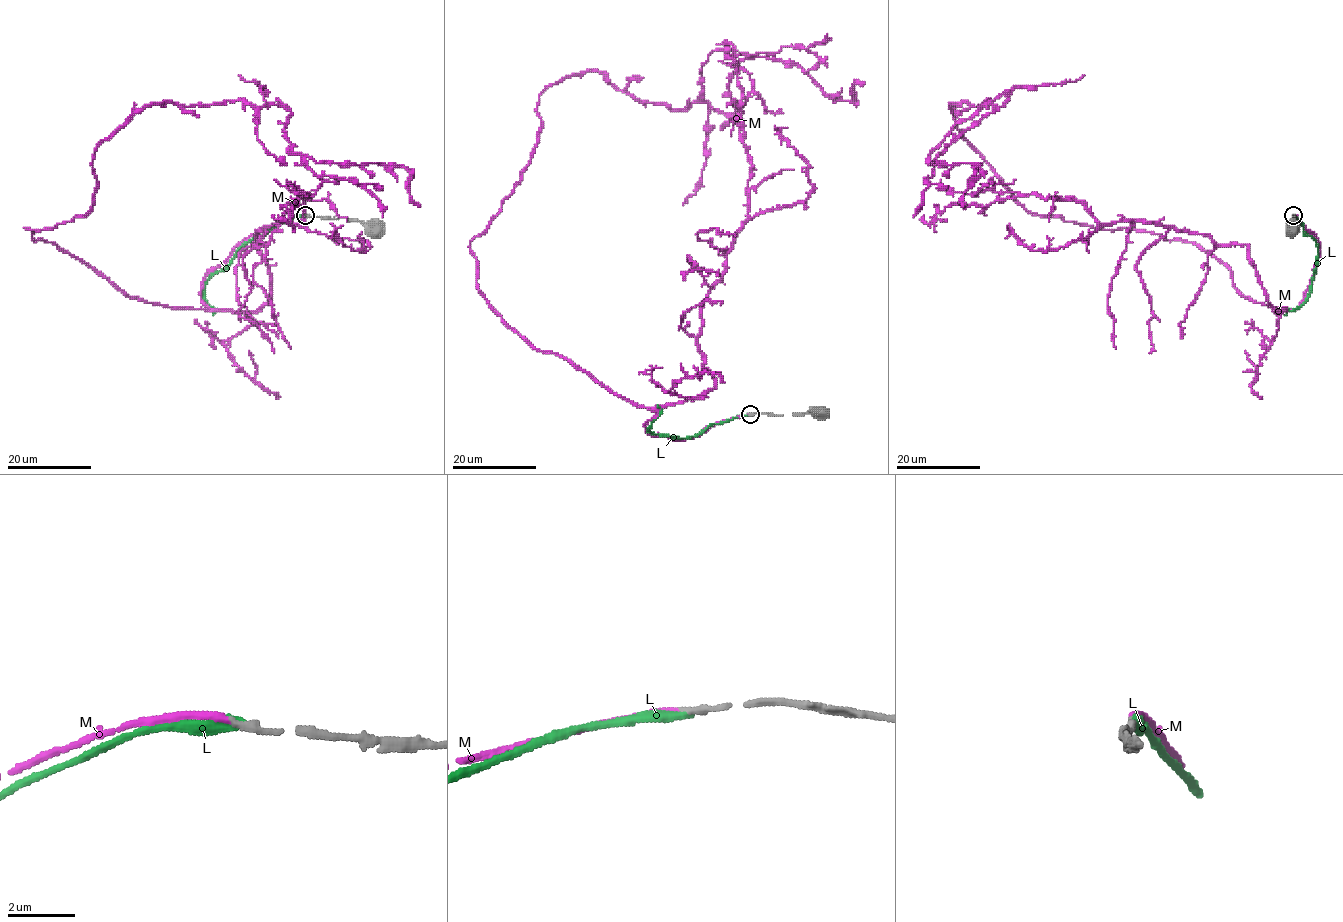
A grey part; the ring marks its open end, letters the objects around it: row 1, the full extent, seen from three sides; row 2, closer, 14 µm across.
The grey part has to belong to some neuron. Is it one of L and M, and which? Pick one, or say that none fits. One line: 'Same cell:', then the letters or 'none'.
Same cell: M

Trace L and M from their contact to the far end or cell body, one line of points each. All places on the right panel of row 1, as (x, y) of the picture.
L: (1294, 216), (1315, 241), (1317, 264), (1309, 297), (1284, 315)
M: (1293, 215), (1303, 300), (1253, 302), (1027, 211), (956, 126), (988, 100), (937, 156), (963, 206)

